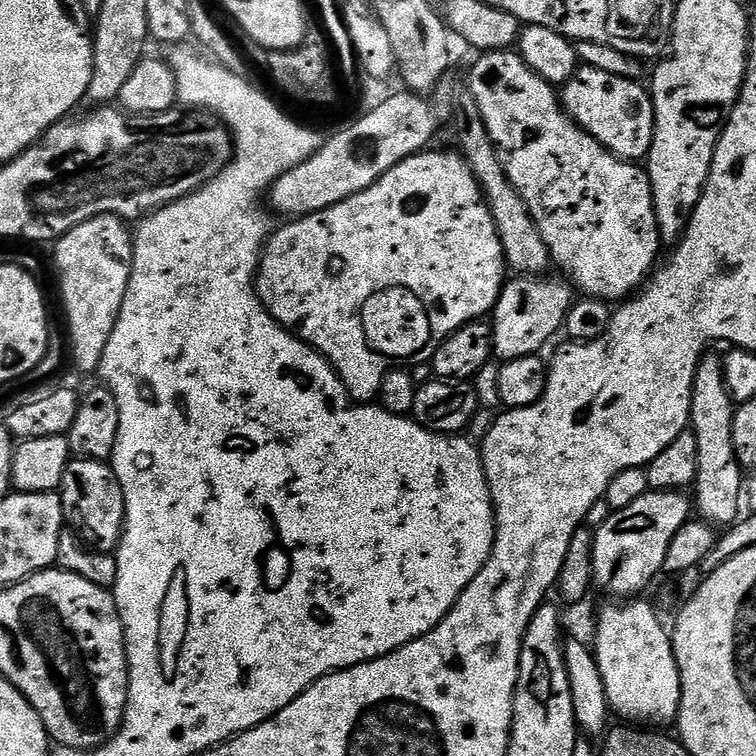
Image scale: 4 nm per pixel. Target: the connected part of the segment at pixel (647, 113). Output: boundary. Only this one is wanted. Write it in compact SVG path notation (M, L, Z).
M583 66L577 67L574 75L562 86L564 111L582 130L586 130L604 148L609 148L615 156L624 160L640 162L652 148L652 139L656 133L656 111L647 87L635 80L627 80L618 74L606 74L606 70L594 70Z

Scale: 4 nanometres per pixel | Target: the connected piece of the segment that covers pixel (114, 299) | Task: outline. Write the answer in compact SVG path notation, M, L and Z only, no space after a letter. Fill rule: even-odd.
M99 216L90 218L64 233L55 241L56 272L60 275L60 296L64 299L64 312L68 315L68 336L72 339L70 360L84 372L95 373L102 362L102 354L106 354L106 342L110 342L110 334L114 334L114 326L118 322L118 314L122 310L122 302L126 298L128 279L132 277L132 250L134 236L129 225L119 216Z

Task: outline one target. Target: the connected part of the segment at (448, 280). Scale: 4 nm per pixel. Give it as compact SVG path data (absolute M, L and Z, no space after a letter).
M425 150L415 152L407 156L394 170L386 170L374 186L346 198L346 202L338 202L318 214L310 214L293 219L285 228L277 227L268 237L268 243L264 246L264 255L260 257L260 270L256 273L256 293L260 295L260 301L264 309L288 329L292 335L303 340L304 343L316 349L344 383L349 397L356 402L372 402L379 397L380 387L386 378L386 374L393 368L412 366L408 364L427 365L438 346L452 333L463 328L464 325L487 317L496 306L496 300L506 283L506 265L504 263L504 251L502 242L498 238L498 230L494 226L494 218L488 213L488 203L480 193L480 184L474 178L470 166L464 161L459 151L432 152Z

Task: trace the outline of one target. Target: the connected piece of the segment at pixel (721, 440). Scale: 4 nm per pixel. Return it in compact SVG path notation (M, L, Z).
M710 352L696 368L689 416L695 441L698 442L698 470L694 485L694 504L699 517L714 526L730 526L741 515L744 500L744 472L735 460L733 414L735 405L725 388L723 359Z

